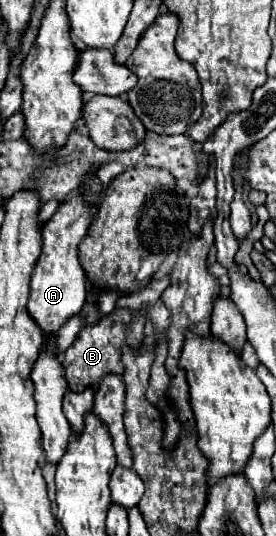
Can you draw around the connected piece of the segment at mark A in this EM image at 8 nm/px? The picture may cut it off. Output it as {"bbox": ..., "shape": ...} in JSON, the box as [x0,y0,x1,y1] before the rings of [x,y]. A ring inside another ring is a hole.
{"bbox":[27,195,93,337],"shape":[[[75,195],[69,203],[59,205],[57,213],[41,229],[41,255],[31,275],[31,295],[27,311],[39,325],[45,337],[57,333],[71,317],[79,315],[85,305],[85,271],[79,263],[79,243],[87,235],[89,223],[93,219],[91,207],[85,207],[83,199]]]}

